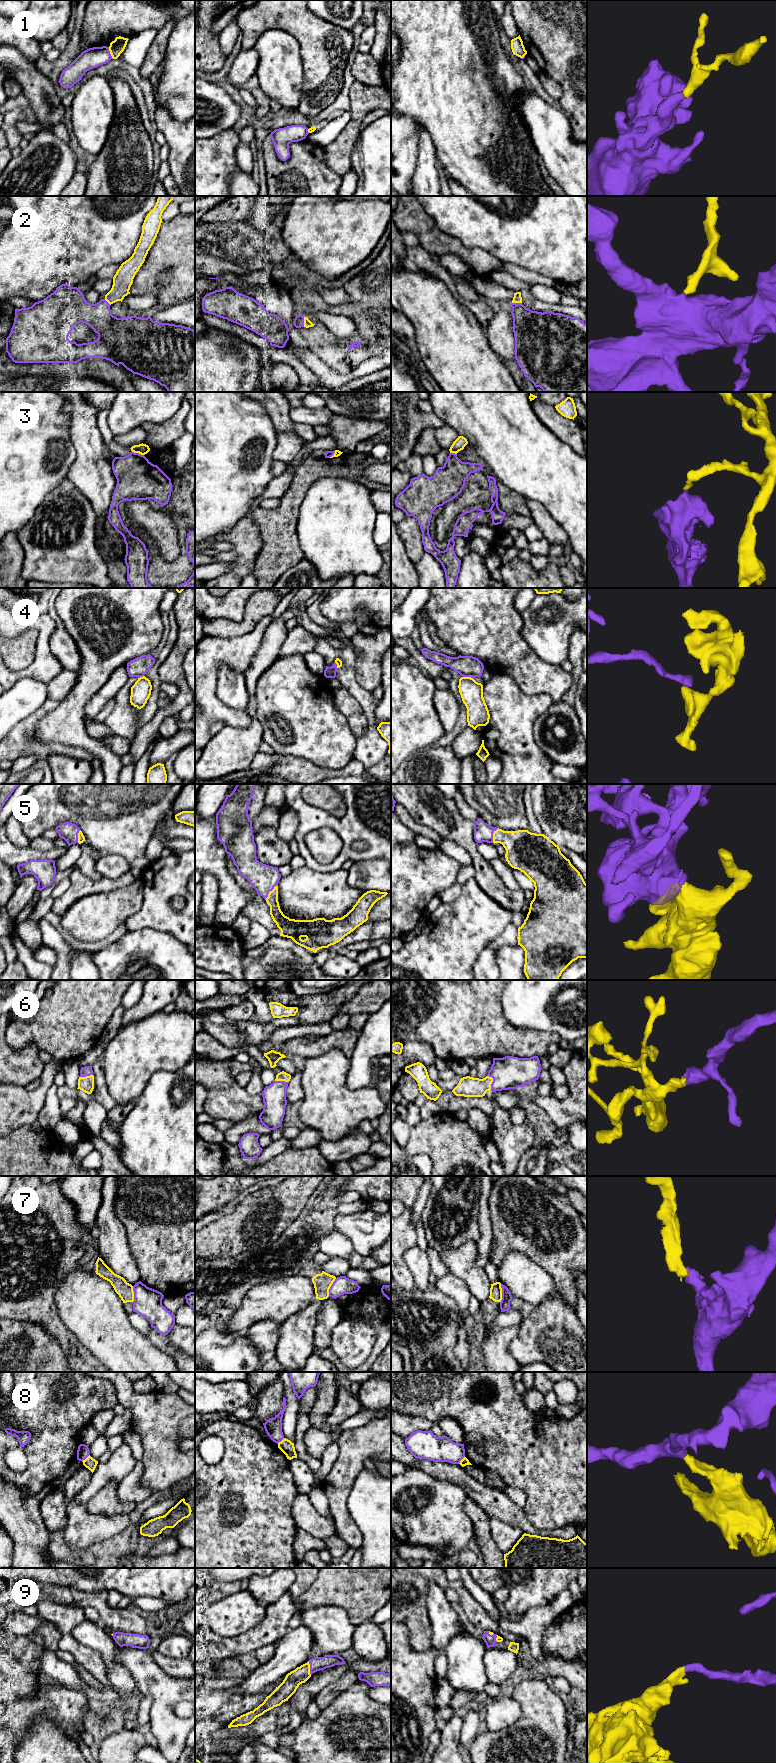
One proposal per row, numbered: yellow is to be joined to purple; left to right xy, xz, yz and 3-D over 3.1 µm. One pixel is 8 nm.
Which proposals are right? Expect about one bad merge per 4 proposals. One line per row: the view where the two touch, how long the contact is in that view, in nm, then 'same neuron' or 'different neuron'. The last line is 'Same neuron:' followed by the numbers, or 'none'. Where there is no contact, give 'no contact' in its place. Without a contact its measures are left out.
1: xy | 100 nm | different neuron
2: xz | 80 nm | same neuron
3: xy | 100 nm | different neuron
4: yz | 70 nm | different neuron
5: xz | 160 nm | same neuron
6: yz | 120 nm | same neuron
7: yz | 150 nm | different neuron
8: xy | 80 nm | different neuron
9: xz | 110 nm | same neuron
Same neuron: 2, 5, 6, 9

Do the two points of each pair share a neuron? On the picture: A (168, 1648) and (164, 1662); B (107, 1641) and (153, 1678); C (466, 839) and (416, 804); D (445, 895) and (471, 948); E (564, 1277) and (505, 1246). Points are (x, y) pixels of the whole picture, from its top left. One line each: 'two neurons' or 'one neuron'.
A: two neurons
B: two neurons
C: one neuron
D: two neurons
E: one neuron

